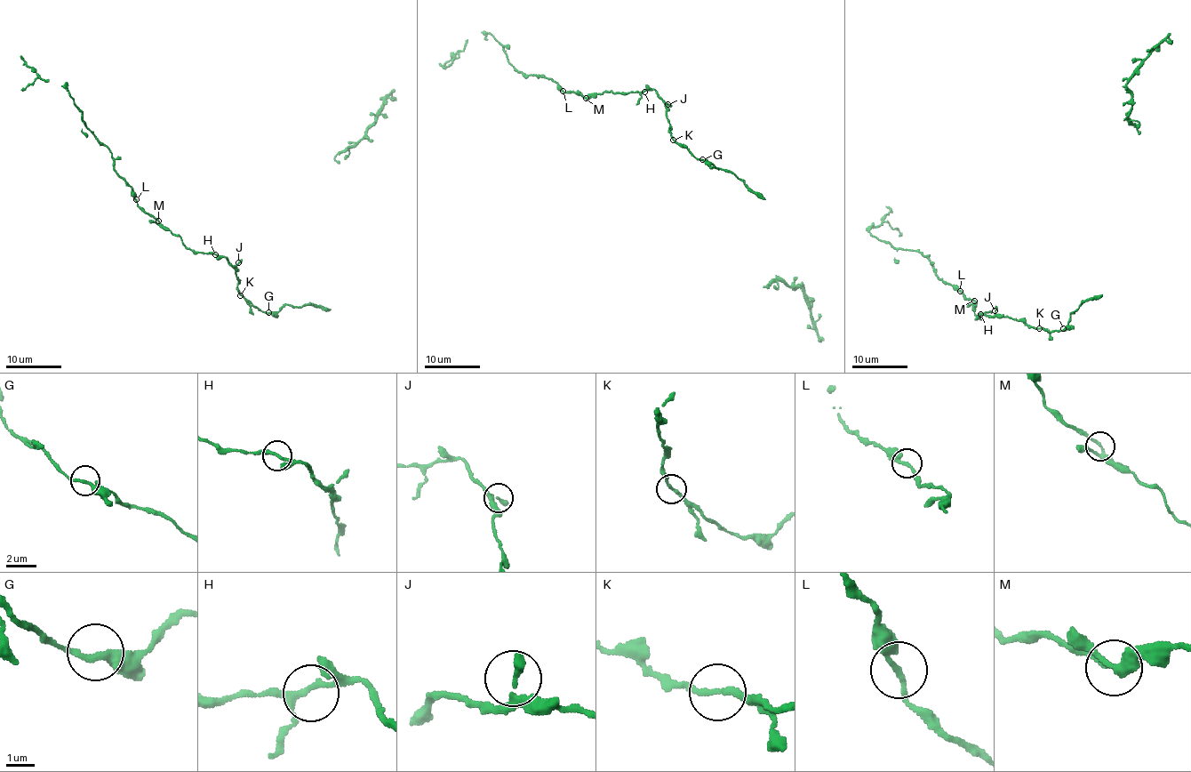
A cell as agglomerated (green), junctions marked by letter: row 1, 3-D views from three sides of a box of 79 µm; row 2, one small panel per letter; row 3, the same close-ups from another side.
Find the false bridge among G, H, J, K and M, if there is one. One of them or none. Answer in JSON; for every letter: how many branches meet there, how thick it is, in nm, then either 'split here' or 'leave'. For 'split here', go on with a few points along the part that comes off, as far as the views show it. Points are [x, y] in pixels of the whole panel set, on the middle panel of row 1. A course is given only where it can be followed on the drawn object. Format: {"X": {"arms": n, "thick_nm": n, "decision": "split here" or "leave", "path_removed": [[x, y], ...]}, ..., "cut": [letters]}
{"G": {"arms": 3, "thick_nm": 200, "decision": "leave"}, "H": {"arms": 3, "thick_nm": 180, "decision": "leave"}, "J": {"arms": 2, "thick_nm": 240, "decision": "leave"}, "K": {"arms": 2, "thick_nm": 180, "decision": "leave"}, "M": {"arms": 3, "thick_nm": 190, "decision": "leave"}, "cut": []}

